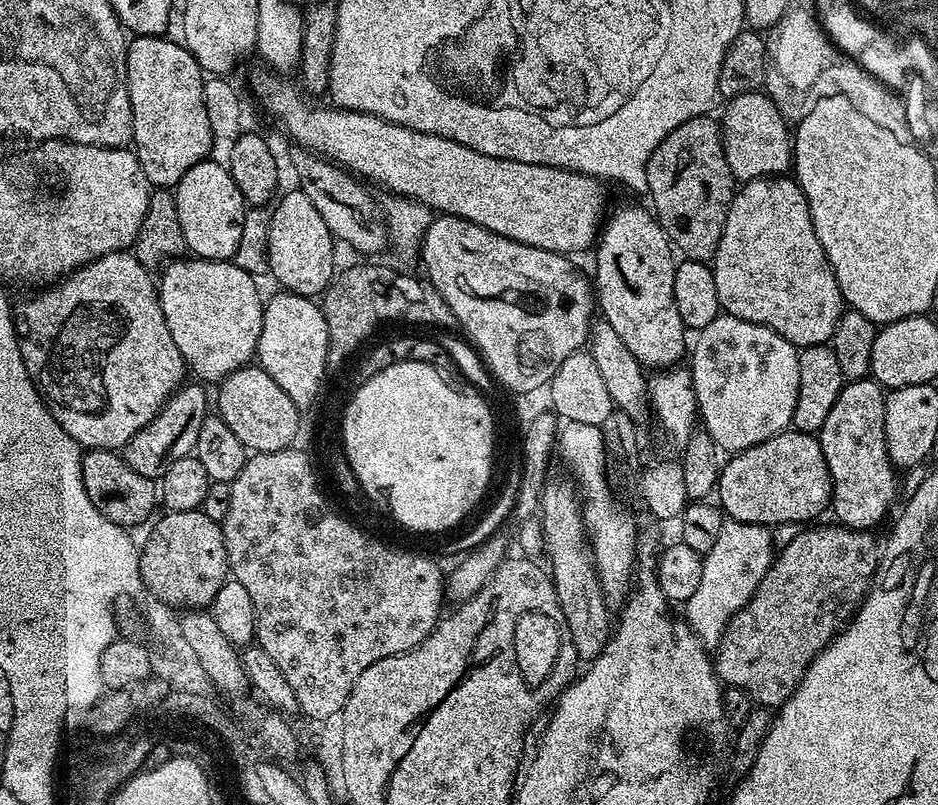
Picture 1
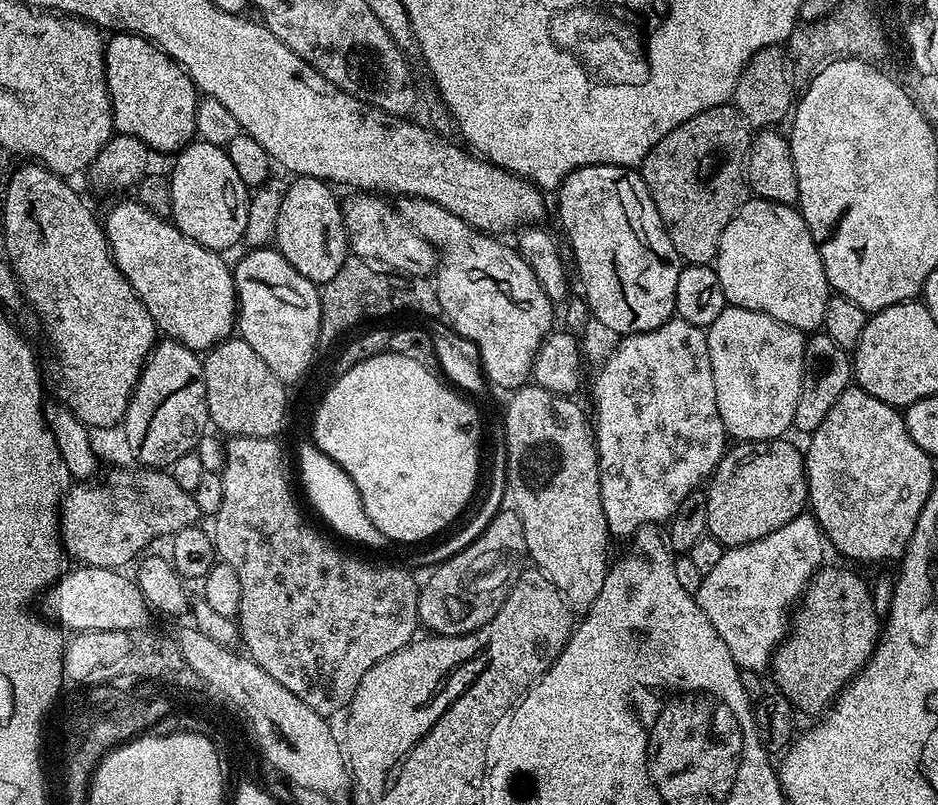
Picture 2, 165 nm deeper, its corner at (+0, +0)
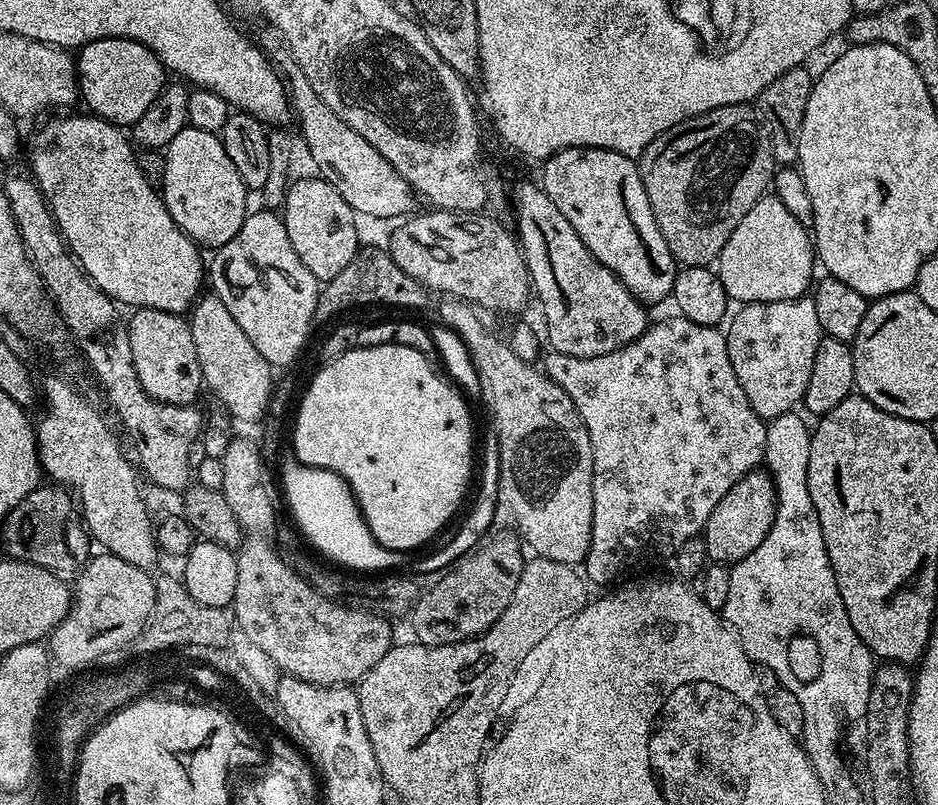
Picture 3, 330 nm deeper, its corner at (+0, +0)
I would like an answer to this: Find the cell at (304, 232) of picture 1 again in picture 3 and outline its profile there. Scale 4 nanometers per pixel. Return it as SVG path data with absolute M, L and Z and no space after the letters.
M311 175L305 180L293 179L289 183L282 205L282 219L286 234L290 234L290 246L294 246L294 254L302 258L302 266L306 266L318 282L327 282L350 265L362 241L356 233L357 213L353 212L346 198L338 194L335 183Z

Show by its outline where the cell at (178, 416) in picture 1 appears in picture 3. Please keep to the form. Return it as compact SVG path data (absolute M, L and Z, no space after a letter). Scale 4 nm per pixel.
M137 308L127 321L130 349L133 355L134 370L137 371L138 382L145 394L159 403L191 405L199 392L202 392L198 354L194 354L194 338L190 334L188 320L183 315L153 308Z

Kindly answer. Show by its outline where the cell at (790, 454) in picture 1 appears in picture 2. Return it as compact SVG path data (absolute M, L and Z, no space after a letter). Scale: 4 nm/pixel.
M788 438L733 443L706 484L707 535L725 548L737 548L782 530L786 522L802 515L809 507L804 458L805 453L801 449L799 452Z

